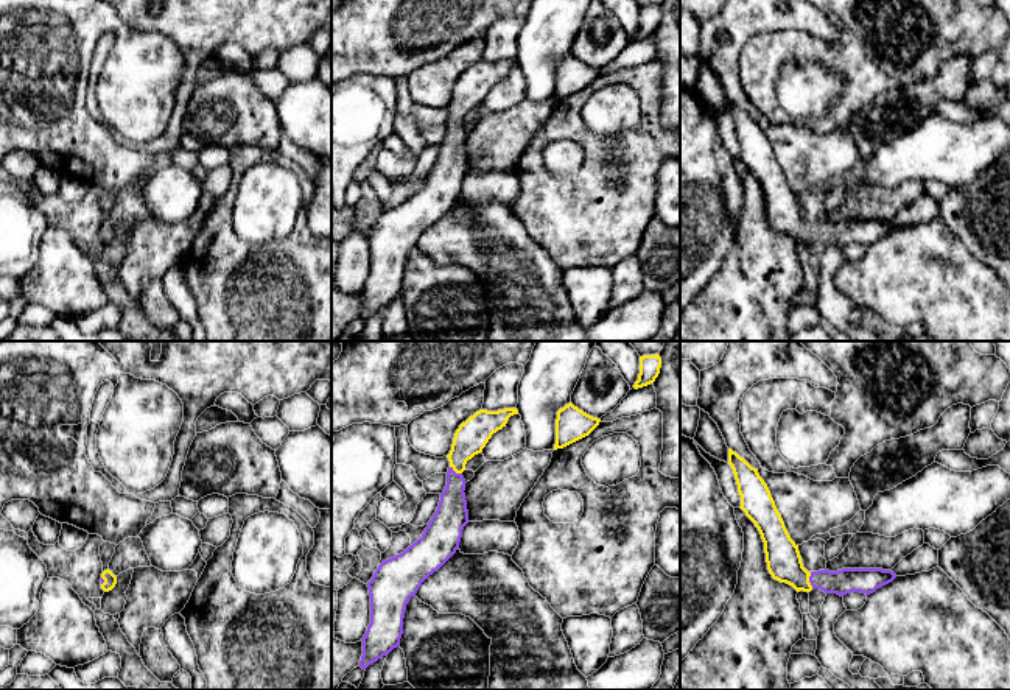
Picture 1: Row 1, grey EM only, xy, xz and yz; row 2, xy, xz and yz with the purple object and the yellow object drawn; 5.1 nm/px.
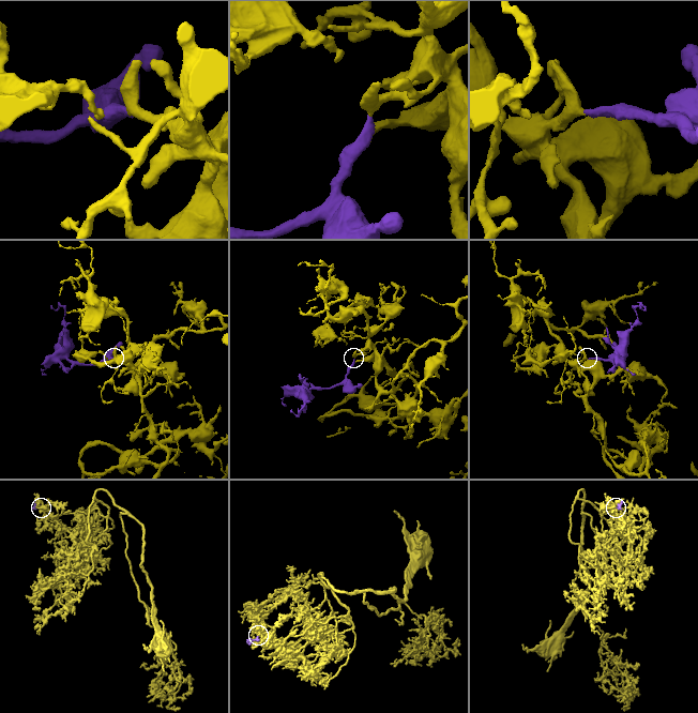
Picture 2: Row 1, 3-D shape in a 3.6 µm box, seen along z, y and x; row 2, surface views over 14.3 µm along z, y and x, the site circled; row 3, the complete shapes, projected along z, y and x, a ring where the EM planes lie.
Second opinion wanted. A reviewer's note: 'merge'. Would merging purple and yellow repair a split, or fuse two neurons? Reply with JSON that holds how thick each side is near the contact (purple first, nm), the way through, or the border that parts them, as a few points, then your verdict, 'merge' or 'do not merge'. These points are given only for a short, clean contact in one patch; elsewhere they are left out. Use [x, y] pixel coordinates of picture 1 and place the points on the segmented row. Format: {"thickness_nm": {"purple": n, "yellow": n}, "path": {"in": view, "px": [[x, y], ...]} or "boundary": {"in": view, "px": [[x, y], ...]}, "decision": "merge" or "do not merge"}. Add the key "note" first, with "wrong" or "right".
{"note": "right", "thickness_nm": {"purple": 130, "yellow": 180}, "path": {"in": "yz", "px": [[844, 581], [810, 580], [783, 558]]}, "decision": "merge"}

